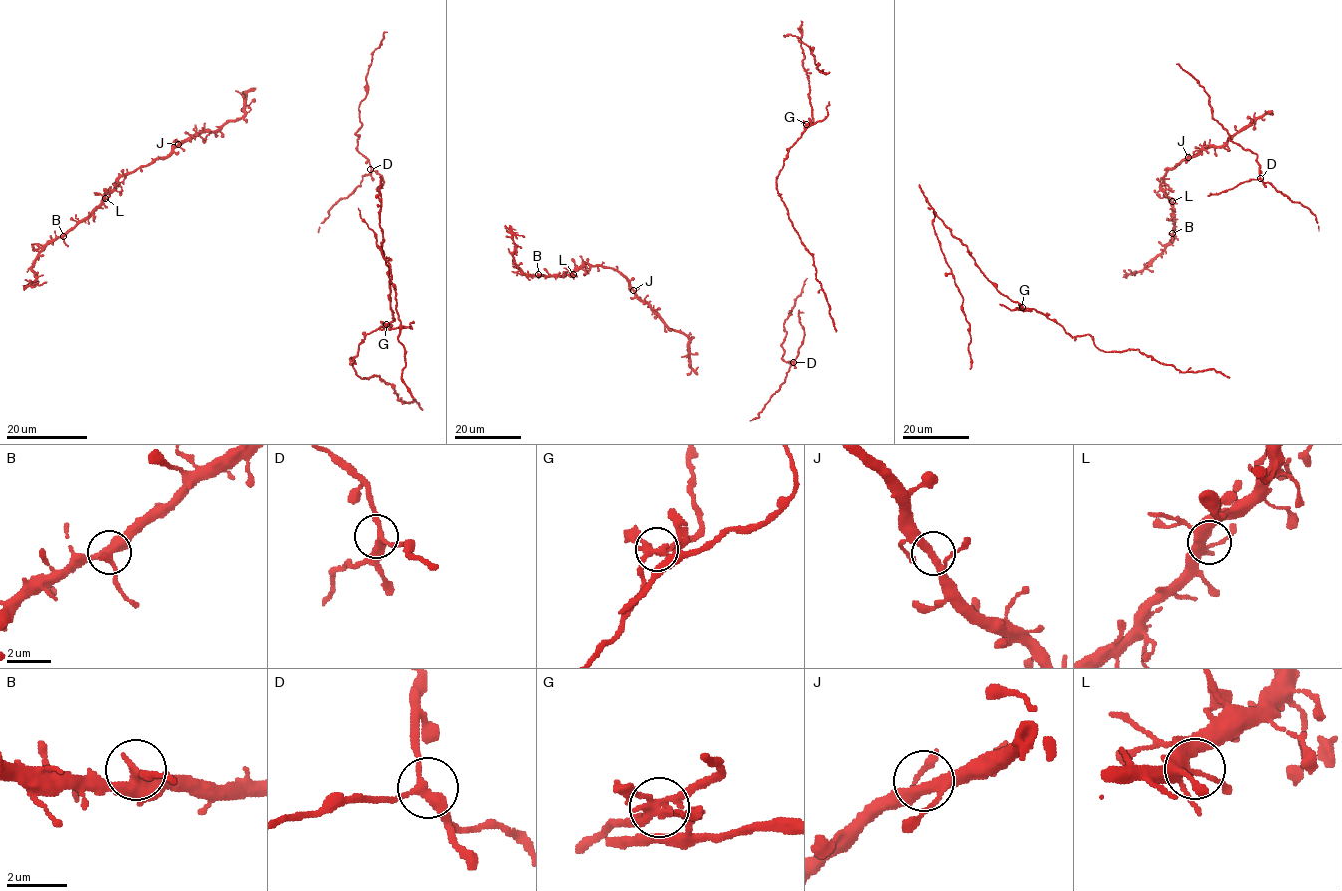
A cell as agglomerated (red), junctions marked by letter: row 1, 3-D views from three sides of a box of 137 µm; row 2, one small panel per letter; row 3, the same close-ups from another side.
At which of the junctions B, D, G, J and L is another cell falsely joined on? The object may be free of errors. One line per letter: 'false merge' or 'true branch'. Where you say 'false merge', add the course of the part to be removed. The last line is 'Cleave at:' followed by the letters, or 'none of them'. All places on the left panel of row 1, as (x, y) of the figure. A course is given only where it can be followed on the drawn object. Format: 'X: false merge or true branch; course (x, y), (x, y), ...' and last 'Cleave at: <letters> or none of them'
B: true branch
D: true branch
G: false merge; course (386, 325), (412, 329), (410, 325), (413, 321)
J: true branch
L: true branch
Cleave at: G

